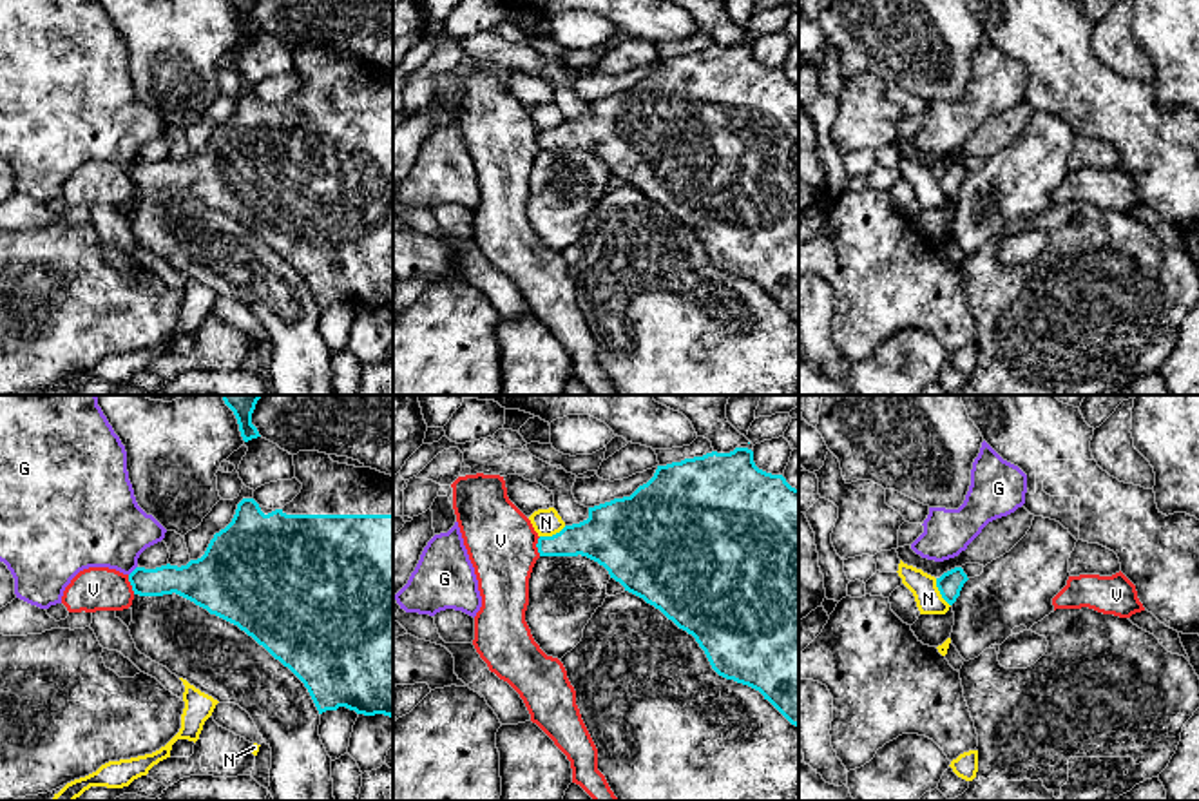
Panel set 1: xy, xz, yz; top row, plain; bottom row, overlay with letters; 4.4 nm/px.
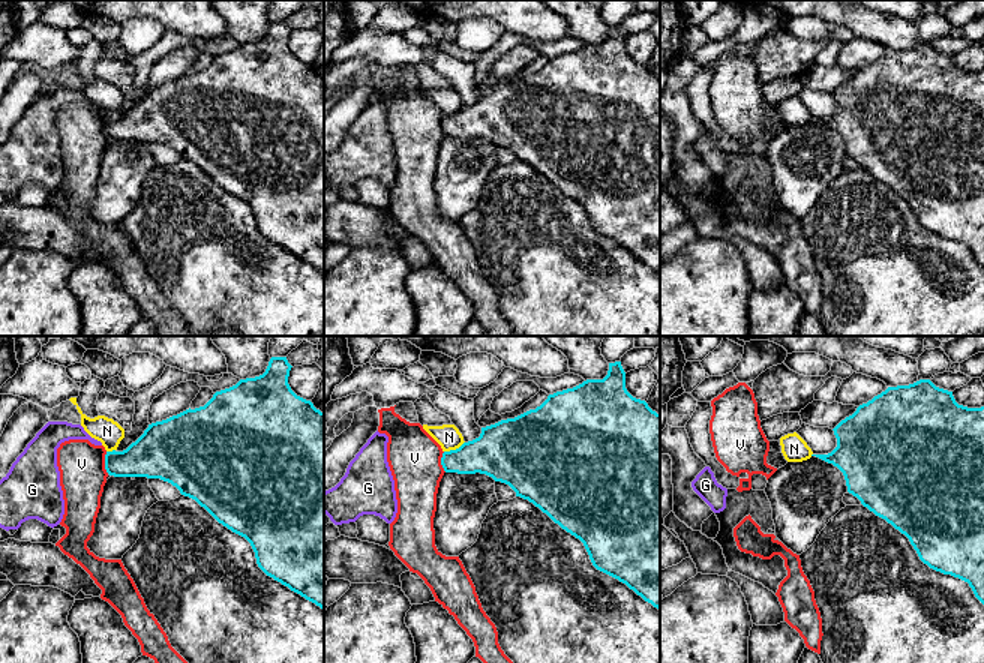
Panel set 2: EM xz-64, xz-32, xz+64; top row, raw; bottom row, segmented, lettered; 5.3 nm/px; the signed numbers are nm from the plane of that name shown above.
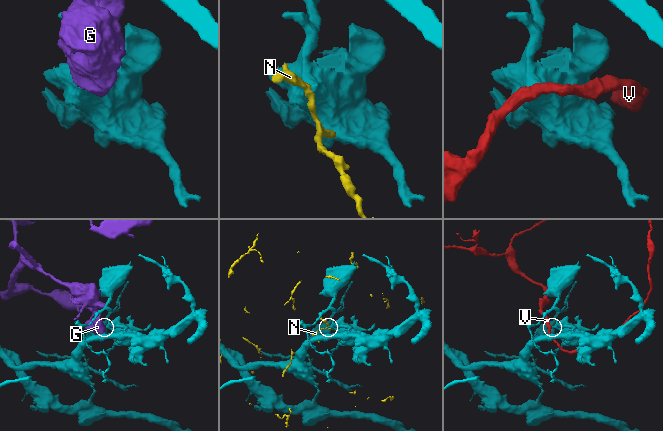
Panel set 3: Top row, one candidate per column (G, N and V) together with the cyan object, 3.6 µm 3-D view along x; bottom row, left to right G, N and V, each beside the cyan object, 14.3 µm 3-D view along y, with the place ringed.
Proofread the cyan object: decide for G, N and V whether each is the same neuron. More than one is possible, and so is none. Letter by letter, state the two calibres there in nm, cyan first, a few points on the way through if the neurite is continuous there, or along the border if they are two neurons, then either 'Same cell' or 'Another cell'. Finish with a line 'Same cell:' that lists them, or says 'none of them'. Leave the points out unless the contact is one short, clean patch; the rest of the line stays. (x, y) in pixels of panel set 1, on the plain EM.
G: Thickness 140 nm (cyan) against 360 nm. Another cell
N: Thickness 110 nm (cyan) against 120 nm. Another cell
V: Thickness 140 nm (cyan) against 190 nm. Boundary: xy (127, 169), (134, 187). Another cell
Same cell: none of them

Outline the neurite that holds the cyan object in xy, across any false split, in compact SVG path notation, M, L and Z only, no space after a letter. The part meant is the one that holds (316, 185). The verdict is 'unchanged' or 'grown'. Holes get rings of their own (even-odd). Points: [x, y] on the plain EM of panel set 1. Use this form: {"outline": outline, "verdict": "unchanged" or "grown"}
{"outline": "M299 45L293 49L293 60L302 83L290 98L281 103L268 103L254 92L243 92L232 116L214 129L201 152L181 161L170 158L156 163L136 161L129 169L129 176L134 188L163 190L176 187L210 208L237 219L304 277L319 308L346 301L364 310L384 308L393 312L393 71L371 62L333 56L330 49L319 45Z", "verdict": "grown"}

